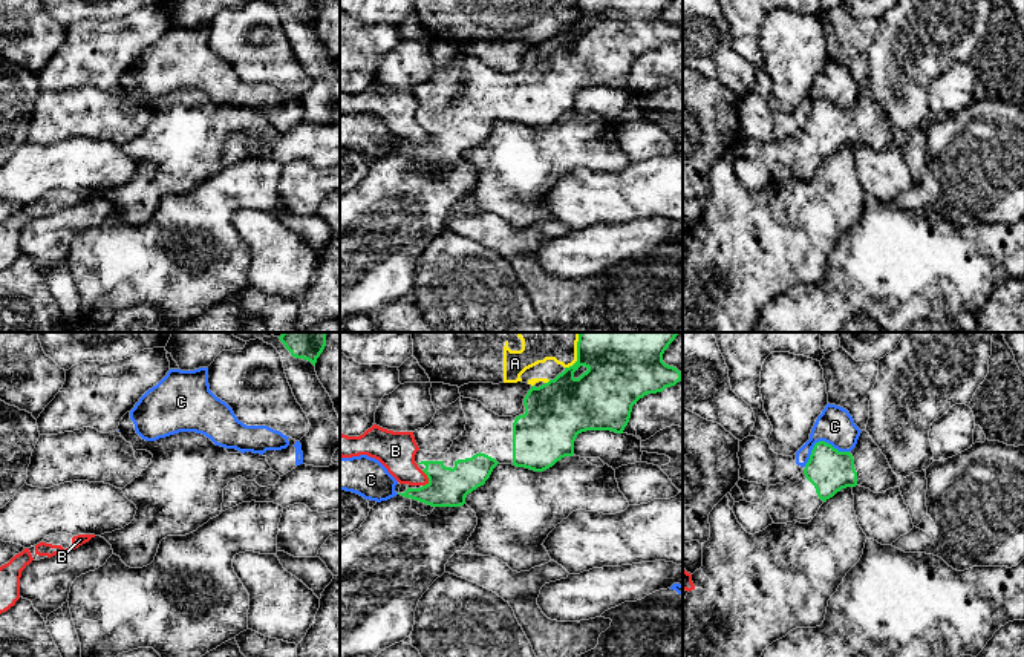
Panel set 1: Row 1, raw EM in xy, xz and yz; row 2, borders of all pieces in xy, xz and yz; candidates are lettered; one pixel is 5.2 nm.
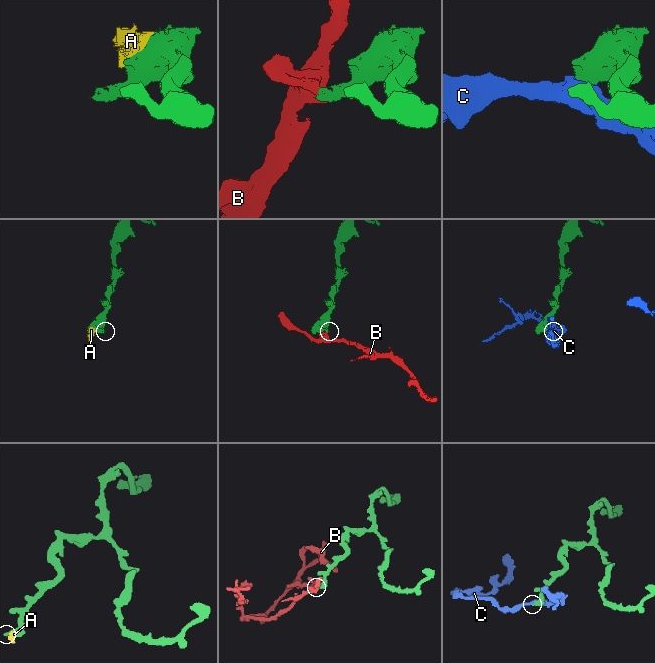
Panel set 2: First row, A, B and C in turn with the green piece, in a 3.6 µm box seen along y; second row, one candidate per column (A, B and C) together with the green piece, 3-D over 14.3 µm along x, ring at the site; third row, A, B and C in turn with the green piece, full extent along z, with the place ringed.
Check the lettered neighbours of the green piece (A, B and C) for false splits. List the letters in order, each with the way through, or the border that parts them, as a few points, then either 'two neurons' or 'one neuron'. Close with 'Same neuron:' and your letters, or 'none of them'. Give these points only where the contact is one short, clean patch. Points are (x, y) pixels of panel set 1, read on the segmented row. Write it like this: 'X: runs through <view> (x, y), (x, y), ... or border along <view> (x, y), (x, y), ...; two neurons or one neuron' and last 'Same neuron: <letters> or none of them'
A: two neurons
B: border along xz (421, 470), (427, 478), (424, 486); two neurons
C: two neurons
Same neuron: none of them

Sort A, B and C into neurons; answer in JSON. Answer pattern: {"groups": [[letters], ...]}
{"groups": [["A"], ["B"], ["C"]]}

